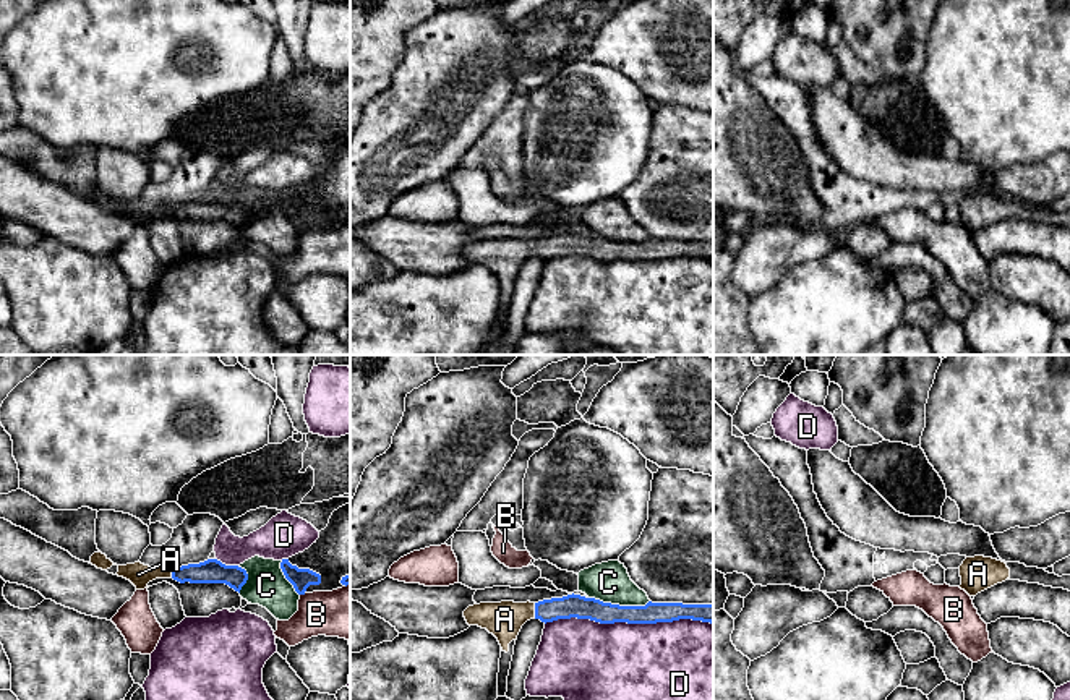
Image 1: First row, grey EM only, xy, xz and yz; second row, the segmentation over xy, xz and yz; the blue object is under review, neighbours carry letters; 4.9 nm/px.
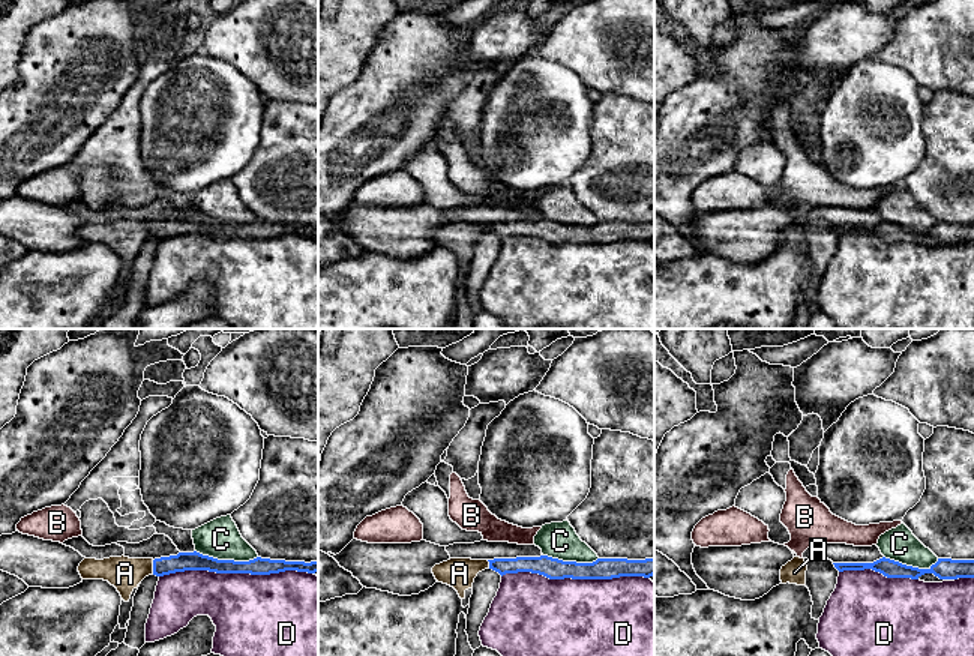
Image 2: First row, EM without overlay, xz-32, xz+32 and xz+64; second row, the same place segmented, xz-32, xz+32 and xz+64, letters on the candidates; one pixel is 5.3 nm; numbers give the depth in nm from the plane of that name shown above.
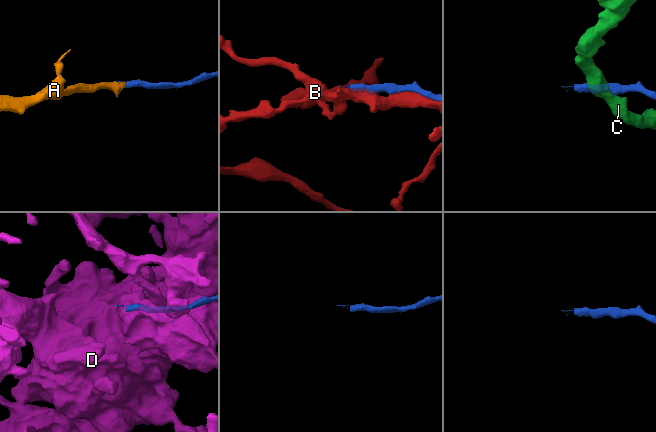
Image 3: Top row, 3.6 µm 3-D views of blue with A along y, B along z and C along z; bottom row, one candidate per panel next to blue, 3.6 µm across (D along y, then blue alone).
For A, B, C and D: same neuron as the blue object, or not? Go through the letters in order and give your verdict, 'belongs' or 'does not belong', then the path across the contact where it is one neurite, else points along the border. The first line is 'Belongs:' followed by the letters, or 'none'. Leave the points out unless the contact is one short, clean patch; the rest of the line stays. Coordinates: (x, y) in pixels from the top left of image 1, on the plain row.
Belongs: A
A: belongs | across xz (573, 242), (535, 247), (505, 256)
B: does not belong
C: does not belong | along xz (589, 234), (613, 242), (646, 242), (649, 239)
D: does not belong

